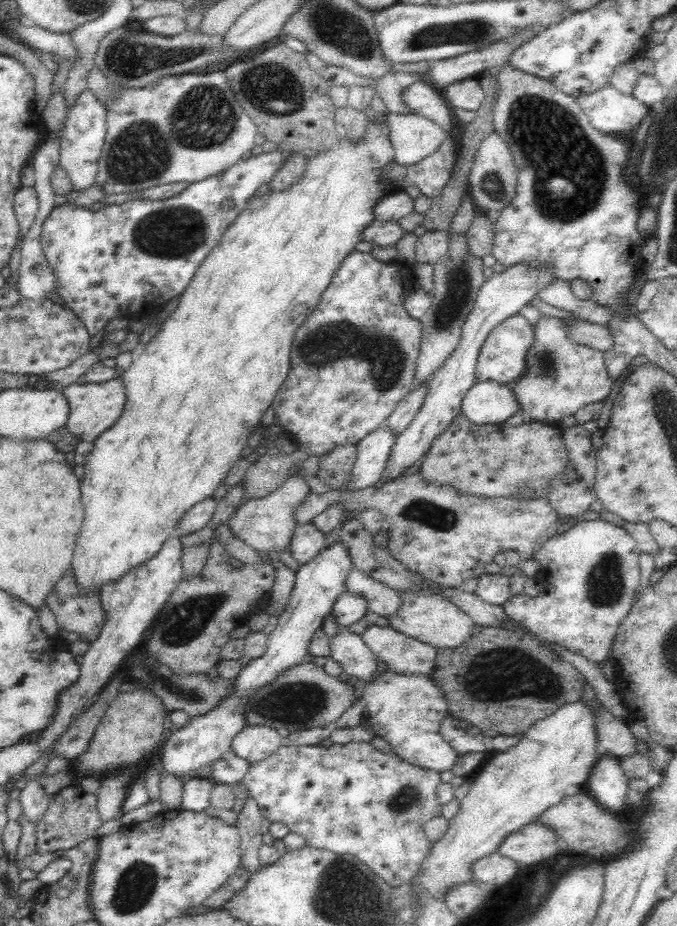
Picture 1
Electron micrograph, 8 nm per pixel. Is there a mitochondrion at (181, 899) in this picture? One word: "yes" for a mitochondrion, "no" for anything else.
no

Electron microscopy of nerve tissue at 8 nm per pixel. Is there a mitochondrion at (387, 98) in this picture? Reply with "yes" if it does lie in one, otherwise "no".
no

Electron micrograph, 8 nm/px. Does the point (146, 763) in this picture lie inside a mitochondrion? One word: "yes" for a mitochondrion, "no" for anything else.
no

